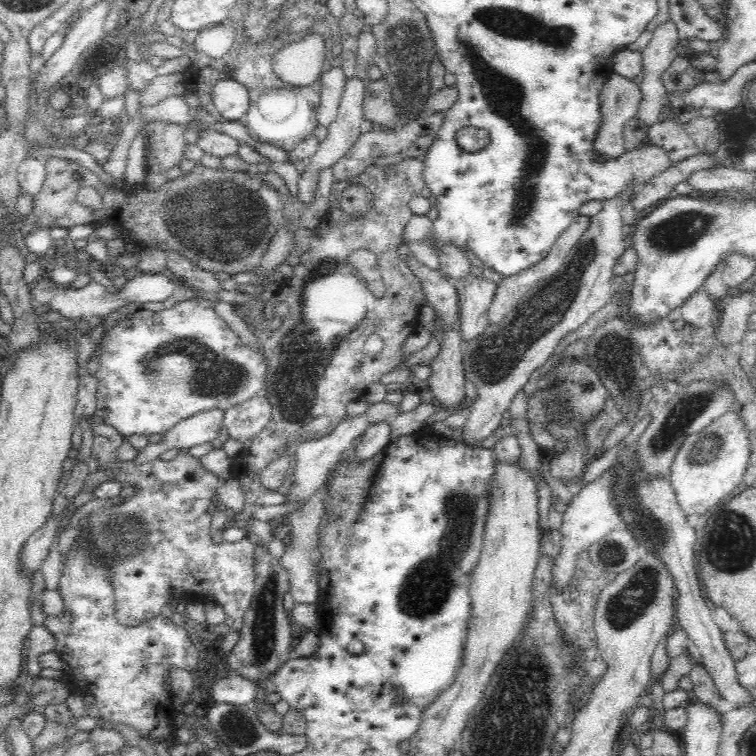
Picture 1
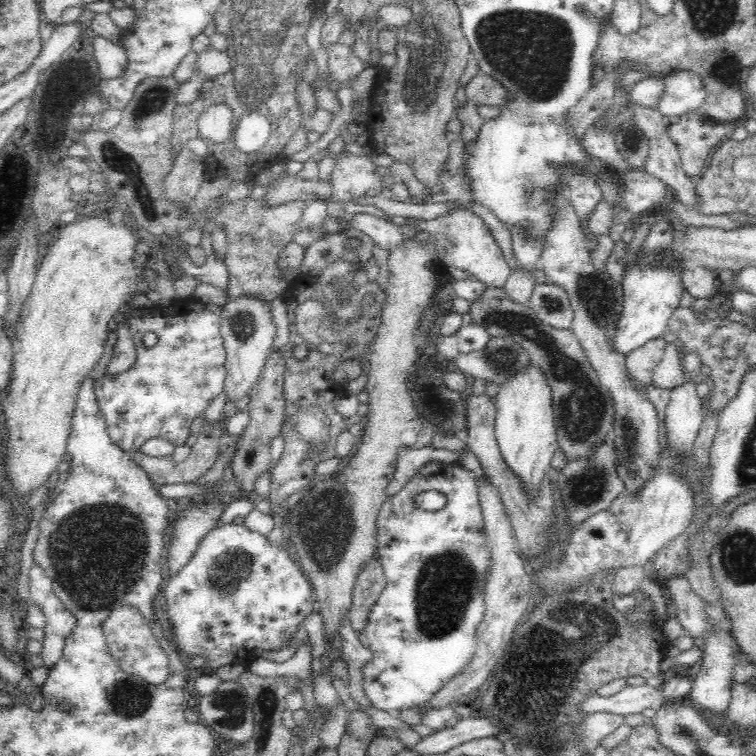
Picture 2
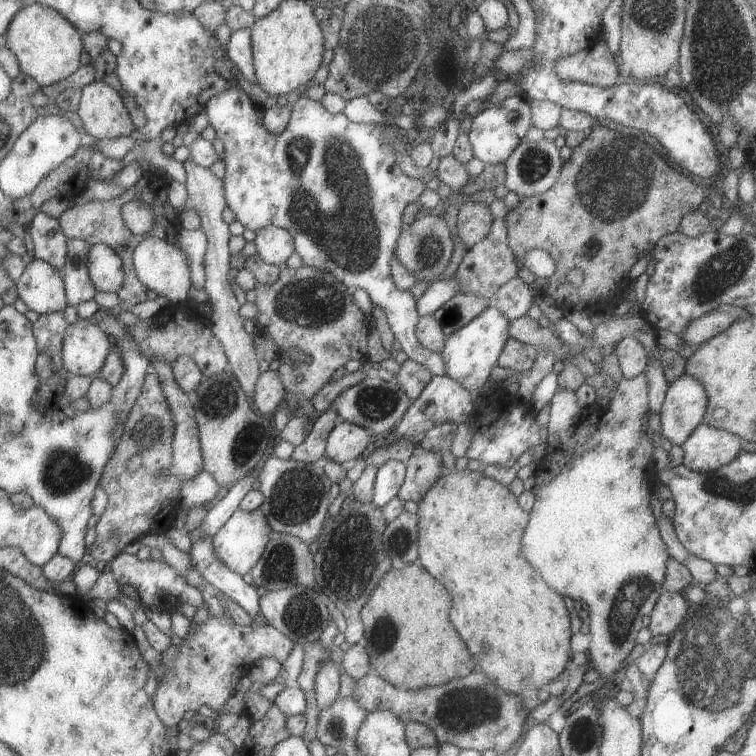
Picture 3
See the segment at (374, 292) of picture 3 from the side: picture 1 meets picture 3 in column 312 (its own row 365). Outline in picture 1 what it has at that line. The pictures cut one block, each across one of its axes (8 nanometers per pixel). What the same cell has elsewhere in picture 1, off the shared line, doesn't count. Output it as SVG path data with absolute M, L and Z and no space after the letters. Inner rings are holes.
M207 299L182 300L174 304L171 308L163 310L137 310L129 314L124 320L120 320L120 322L110 326L106 330L106 334L104 334L101 346L100 358L98 358L100 366L98 366L98 370L95 373L98 384L94 413L106 424L113 426L123 438L130 438L134 434L143 434L144 436L150 436L150 434L164 435L166 432L170 432L178 422L186 420L186 418L197 412L206 409L210 410L214 407L222 407L222 409L226 410L229 406L244 402L254 395L264 392L267 362L262 349L260 347L250 348L244 345L239 336L228 327L228 324L222 317L216 314L213 302Z

